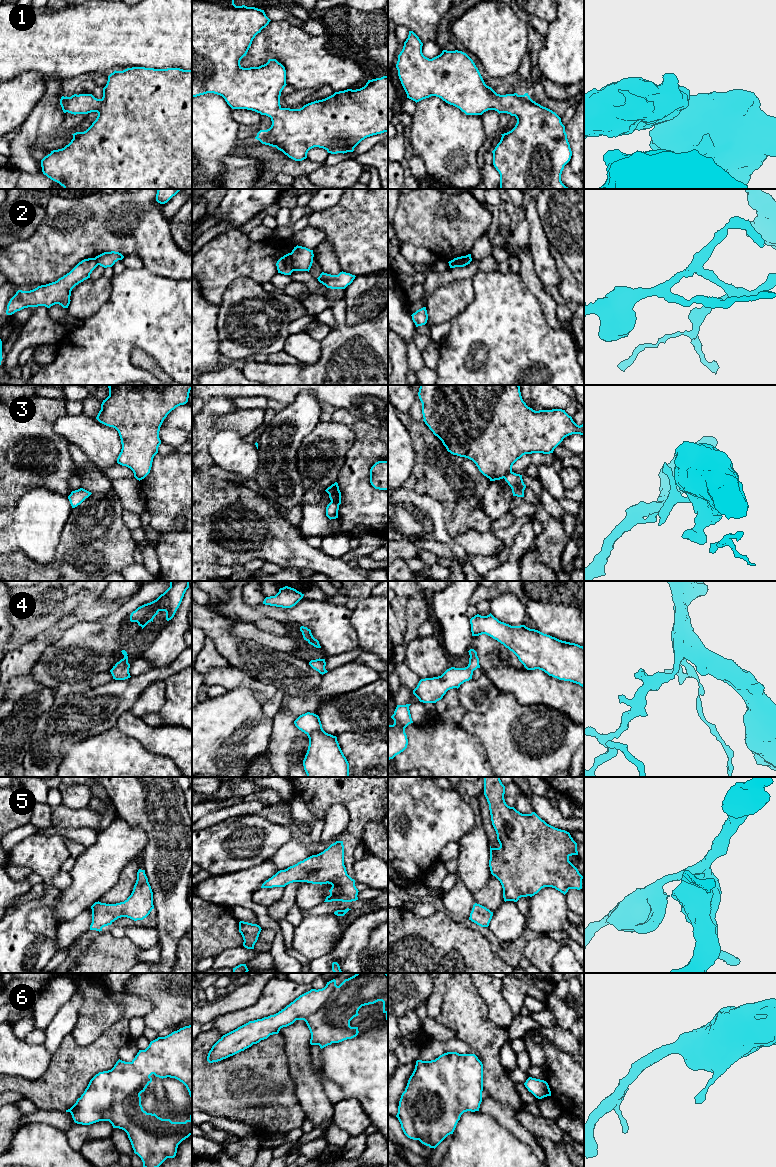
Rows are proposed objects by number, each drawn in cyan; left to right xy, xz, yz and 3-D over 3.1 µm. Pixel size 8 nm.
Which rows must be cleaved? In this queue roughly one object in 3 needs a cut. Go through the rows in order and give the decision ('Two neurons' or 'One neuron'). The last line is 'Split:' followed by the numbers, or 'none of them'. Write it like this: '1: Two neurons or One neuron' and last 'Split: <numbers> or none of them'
1: One neuron
2: Two neurons
3: Two neurons
4: One neuron
5: One neuron
6: One neuron
Split: 2, 3

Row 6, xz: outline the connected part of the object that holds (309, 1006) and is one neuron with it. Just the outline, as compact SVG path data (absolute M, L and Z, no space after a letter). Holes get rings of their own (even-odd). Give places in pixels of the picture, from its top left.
M356 973L345 979L339 986L333 979L327 982L322 989L311 989L300 995L284 1009L274 1015L249 1021L237 1029L223 1035L208 1053L209 1063L218 1062L233 1056L270 1035L278 1034L280 1029L293 1024L296 1020L304 1020L310 1030L311 1045L319 1045L324 1048L332 1043L339 1043L356 1037L359 1033L358 1027L351 1027L350 1021L358 1016L362 1006L383 1002L383 1013L388 1020L388 973Z

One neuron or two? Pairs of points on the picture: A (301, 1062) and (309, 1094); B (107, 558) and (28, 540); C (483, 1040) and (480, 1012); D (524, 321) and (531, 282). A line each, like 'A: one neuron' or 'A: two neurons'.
A: one neuron
B: two neurons
C: one neuron
D: two neurons

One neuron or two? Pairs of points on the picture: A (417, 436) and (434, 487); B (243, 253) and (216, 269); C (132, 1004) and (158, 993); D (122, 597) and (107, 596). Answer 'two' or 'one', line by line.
A: one
B: one
C: two
D: one

